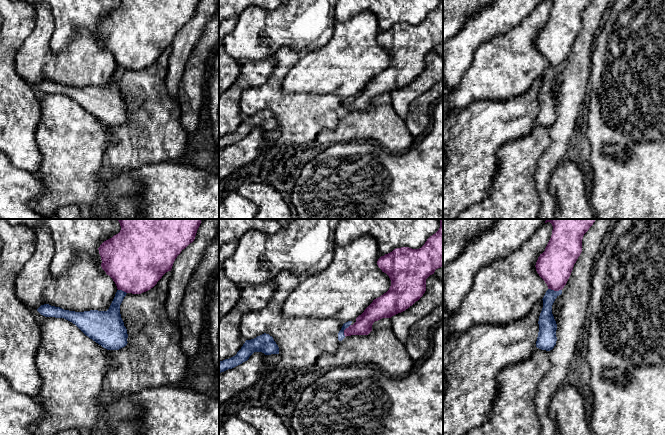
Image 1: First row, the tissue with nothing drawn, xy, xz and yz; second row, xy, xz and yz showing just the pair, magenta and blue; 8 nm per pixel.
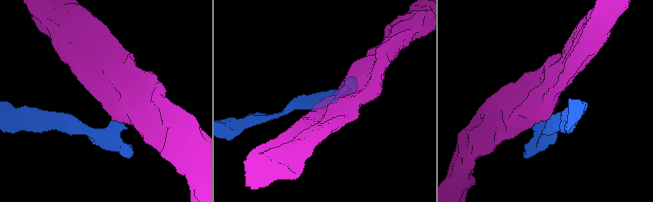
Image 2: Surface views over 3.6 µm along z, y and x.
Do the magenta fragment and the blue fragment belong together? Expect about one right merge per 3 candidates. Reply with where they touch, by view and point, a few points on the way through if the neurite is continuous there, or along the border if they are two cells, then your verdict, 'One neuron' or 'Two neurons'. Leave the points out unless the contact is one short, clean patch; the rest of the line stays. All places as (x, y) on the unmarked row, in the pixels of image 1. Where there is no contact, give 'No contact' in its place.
Touches magenta at yz (555, 66). Boundary: yz (548, 64), (561, 66). Two neurons

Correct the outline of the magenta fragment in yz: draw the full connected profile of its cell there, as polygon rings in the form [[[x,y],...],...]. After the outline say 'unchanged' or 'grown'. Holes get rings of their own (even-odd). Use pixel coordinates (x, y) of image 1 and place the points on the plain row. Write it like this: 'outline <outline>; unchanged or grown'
outline [[[552,0],[551,14],[536,38],[536,47],[548,65],[559,67],[566,61],[582,28],[582,15],[593,0]]]; unchanged

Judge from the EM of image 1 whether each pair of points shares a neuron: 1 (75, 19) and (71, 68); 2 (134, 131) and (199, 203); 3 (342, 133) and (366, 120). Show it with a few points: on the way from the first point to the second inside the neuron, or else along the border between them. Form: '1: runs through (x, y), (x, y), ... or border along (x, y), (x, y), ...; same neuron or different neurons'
1: border along (49, 39), (56, 53), (79, 30), (96, 41); different neurons
2: border along (175, 161), (151, 162), (138, 167); different neurons
3: runs through (348, 128), (352, 125), (360, 125); same neuron

